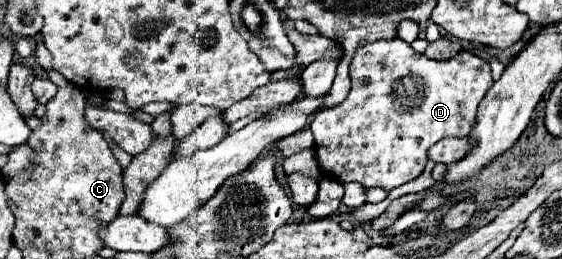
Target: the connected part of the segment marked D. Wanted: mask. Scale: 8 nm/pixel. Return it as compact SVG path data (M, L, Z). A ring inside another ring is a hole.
M395 37L395 39L383 41L383 43L367 43L367 47L361 47L355 53L355 59L351 61L351 85L353 85L351 87L351 93L347 95L347 99L341 105L331 107L331 109L325 109L325 111L319 111L319 115L315 115L315 119L311 121L311 131L315 135L315 157L317 157L317 163L319 163L319 167L321 167L321 171L325 175L331 175L333 179L337 179L341 183L357 181L357 183L361 183L365 187L381 187L385 191L391 191L391 189L395 189L395 187L399 187L403 183L409 183L409 181L417 179L423 173L423 169L425 169L425 165L429 161L427 151L437 141L441 141L443 137L463 137L463 135L469 135L471 133L473 125L477 123L475 121L477 119L477 107L479 107L481 99L485 97L485 93L491 89L493 79L491 79L491 67L489 67L489 63L483 61L483 59L479 59L477 55L473 55L469 51L459 51L455 57L445 59L445 61L431 61L425 55L415 53L409 43L405 43L405 41L401 41L401 39ZM407 79L415 79L415 81L421 81L421 83L417 87L411 87L411 85L403 83Z

